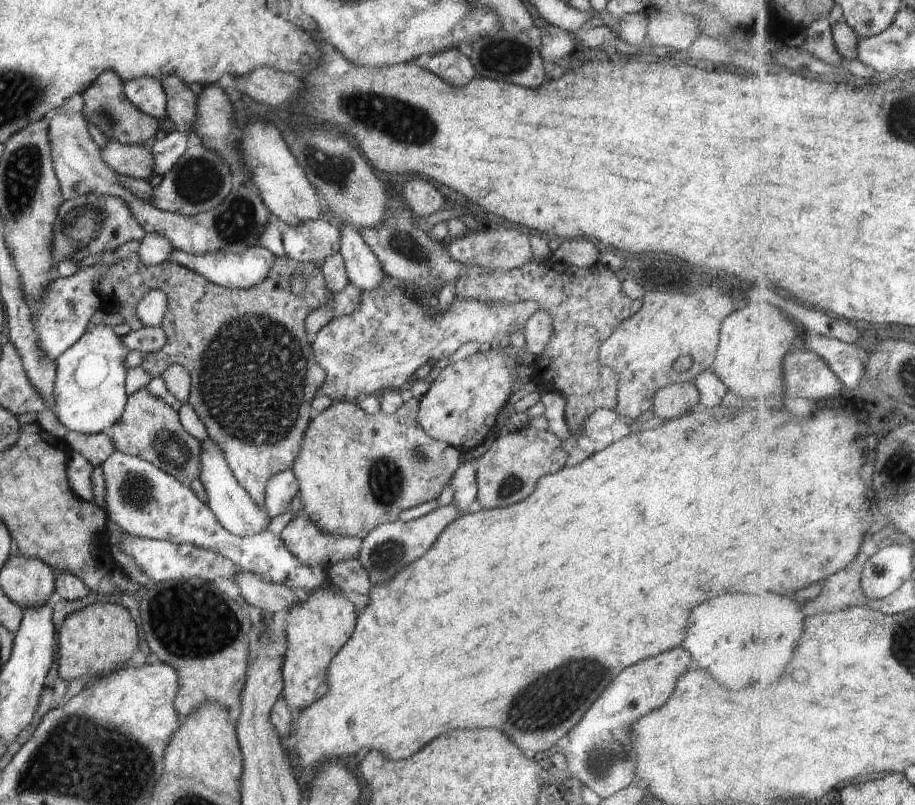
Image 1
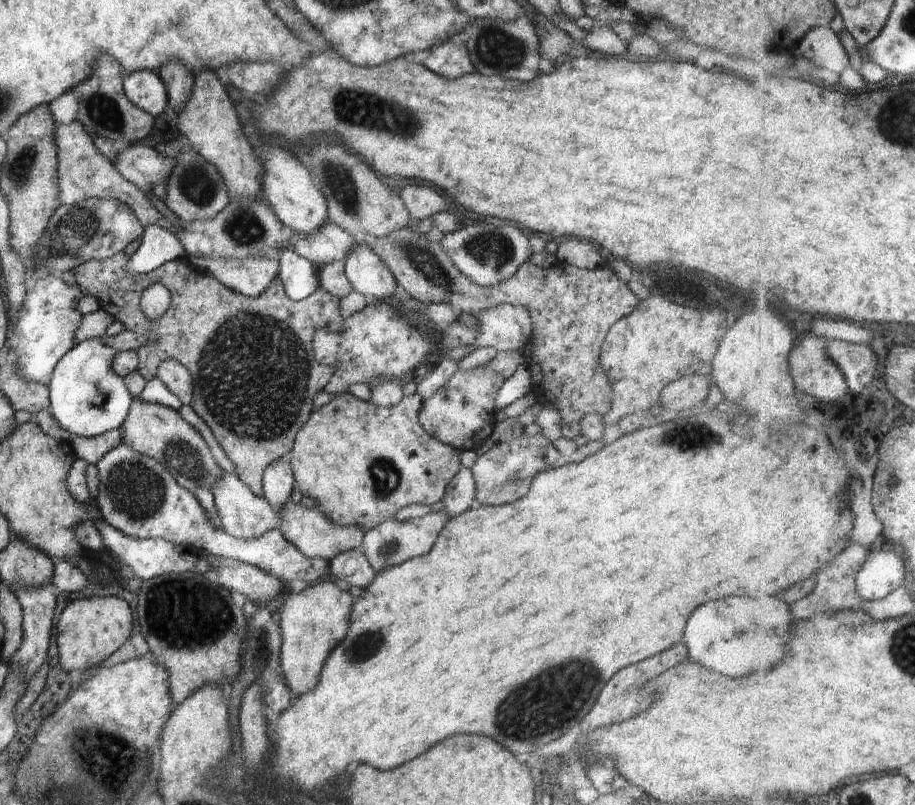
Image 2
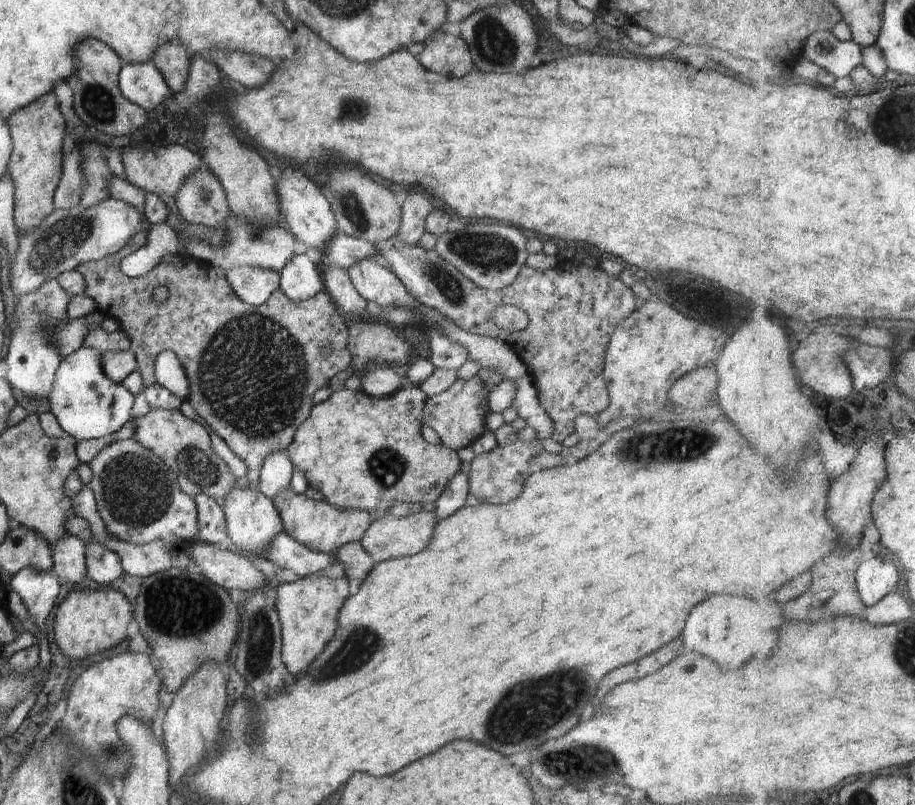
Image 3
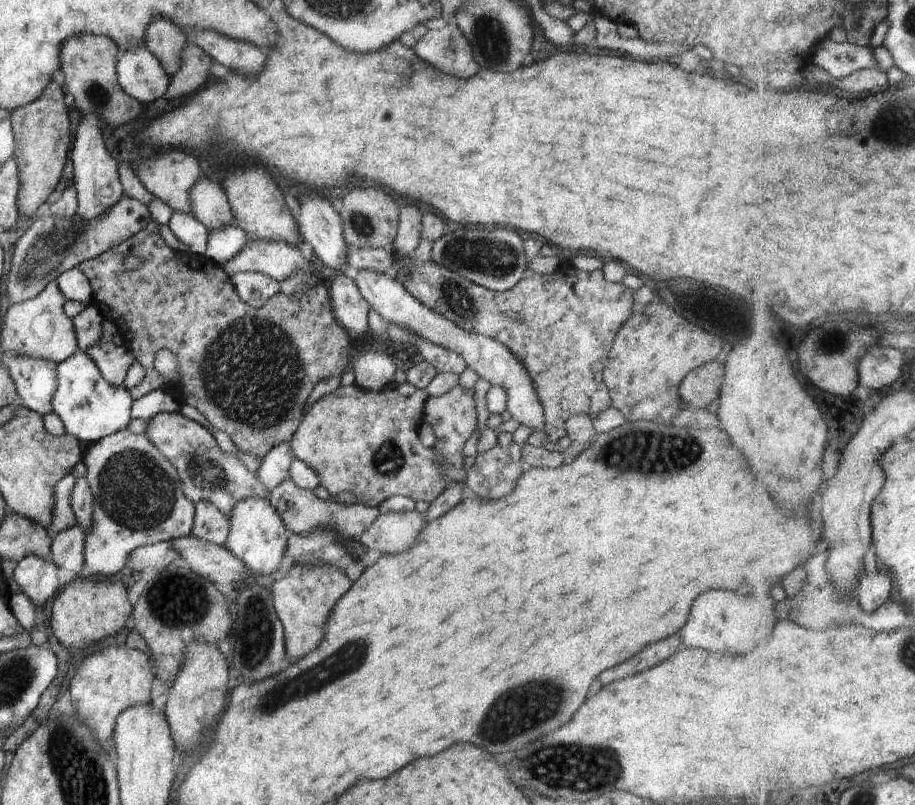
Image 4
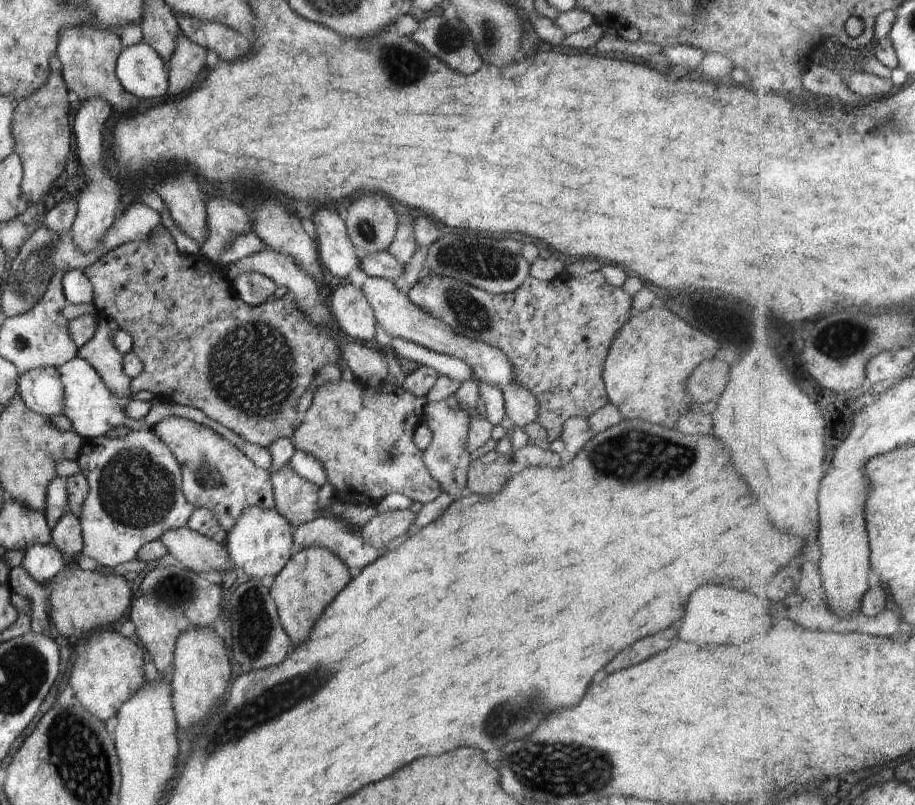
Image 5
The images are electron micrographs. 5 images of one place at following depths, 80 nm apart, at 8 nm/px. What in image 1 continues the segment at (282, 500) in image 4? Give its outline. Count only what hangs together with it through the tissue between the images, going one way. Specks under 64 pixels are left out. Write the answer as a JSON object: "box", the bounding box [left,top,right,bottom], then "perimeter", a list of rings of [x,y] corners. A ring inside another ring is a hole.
{"box":[278,514,361,572],"perimeter":[[[302,514],[292,519],[278,538],[299,561],[309,567],[321,566],[324,572],[336,563],[356,559],[361,549],[359,538],[329,535]]]}

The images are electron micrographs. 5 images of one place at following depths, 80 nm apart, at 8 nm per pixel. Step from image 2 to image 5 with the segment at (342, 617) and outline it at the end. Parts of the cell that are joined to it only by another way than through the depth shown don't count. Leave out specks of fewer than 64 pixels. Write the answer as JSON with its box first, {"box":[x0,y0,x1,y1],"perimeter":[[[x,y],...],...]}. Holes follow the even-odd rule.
{"box":[269,547,350,646],"perimeter":[[[307,547],[291,556],[269,588],[291,646],[300,646],[310,636],[314,622],[348,582],[350,582],[348,567],[325,548]]]}

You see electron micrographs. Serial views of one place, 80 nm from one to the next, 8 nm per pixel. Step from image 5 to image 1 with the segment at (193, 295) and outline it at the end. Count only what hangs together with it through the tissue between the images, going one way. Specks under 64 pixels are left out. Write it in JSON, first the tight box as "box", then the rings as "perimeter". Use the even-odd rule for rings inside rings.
{"box":[79,240,333,507],"perimeter":[[[134,240],[128,241],[126,244],[118,247],[115,251],[106,251],[101,254],[89,254],[84,260],[79,262],[79,270],[85,269],[90,265],[96,263],[102,263],[107,268],[107,276],[103,277],[103,280],[97,287],[97,293],[102,300],[101,310],[106,313],[116,313],[123,318],[127,325],[132,327],[132,331],[142,328],[143,324],[138,320],[136,316],[138,303],[142,300],[142,297],[152,289],[160,289],[167,296],[167,309],[166,314],[161,322],[161,327],[167,336],[166,344],[155,353],[145,354],[143,363],[140,367],[145,368],[146,372],[151,374],[151,378],[160,377],[162,372],[168,368],[170,363],[178,363],[180,366],[184,366],[186,372],[191,378],[191,389],[189,394],[188,403],[194,409],[194,412],[198,415],[198,418],[205,424],[208,431],[209,438],[212,439],[224,453],[226,460],[228,461],[231,473],[238,481],[238,484],[248,492],[250,498],[256,503],[256,506],[262,507],[265,504],[265,490],[267,480],[270,480],[274,475],[285,471],[286,469],[292,469],[295,458],[301,449],[301,442],[304,438],[305,430],[313,415],[312,401],[313,398],[319,395],[319,388],[325,381],[324,369],[316,362],[311,344],[306,340],[306,330],[304,329],[304,320],[310,312],[316,310],[320,305],[325,303],[332,304],[333,295],[332,291],[327,287],[325,283],[322,271],[319,266],[312,263],[297,263],[292,259],[278,259],[270,267],[268,274],[261,280],[255,287],[249,289],[227,289],[223,286],[218,286],[209,280],[206,280],[203,276],[200,276],[197,272],[190,270],[188,267],[183,267],[166,260],[163,263],[157,265],[146,266],[143,265],[141,258],[139,257],[139,246],[141,241]],[[300,276],[305,282],[304,290],[296,296],[291,289],[291,280],[294,277]]]}

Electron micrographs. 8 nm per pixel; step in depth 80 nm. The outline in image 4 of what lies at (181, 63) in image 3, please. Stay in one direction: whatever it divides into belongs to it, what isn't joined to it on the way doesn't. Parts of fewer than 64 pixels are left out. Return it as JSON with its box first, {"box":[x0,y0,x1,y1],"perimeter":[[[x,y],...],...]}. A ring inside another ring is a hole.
{"box":[143,17,189,79],"perimeter":[[[154,17],[146,29],[143,46],[146,47],[162,65],[171,79],[181,67],[182,53],[189,42],[184,31],[164,17]]]}

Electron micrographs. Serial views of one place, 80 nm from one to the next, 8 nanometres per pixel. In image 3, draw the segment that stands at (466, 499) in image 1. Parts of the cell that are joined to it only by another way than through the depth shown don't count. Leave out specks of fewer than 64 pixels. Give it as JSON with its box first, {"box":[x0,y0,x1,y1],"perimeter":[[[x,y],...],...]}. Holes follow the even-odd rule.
{"box":[434,471,470,520],"perimeter":[[[458,471],[446,485],[444,492],[437,500],[434,513],[438,520],[446,519],[450,514],[458,512],[466,504],[466,496],[470,490],[468,472]]]}

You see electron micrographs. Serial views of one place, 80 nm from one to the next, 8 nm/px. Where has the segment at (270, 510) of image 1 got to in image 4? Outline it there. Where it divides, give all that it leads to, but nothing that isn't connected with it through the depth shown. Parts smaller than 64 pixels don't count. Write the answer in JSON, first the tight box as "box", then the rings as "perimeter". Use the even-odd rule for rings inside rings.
{"box":[256,443,293,493],"perimeter":[[[282,443],[270,450],[263,458],[256,473],[268,493],[289,478],[293,457],[290,445]]]}

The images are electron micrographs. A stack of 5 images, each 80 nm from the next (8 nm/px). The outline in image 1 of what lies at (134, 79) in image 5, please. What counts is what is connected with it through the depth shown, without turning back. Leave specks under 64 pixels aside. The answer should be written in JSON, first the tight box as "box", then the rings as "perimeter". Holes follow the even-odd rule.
{"box":[123,77,167,120],"perimeter":[[[140,77],[123,83],[126,98],[143,113],[158,119],[167,120],[167,96],[163,86],[156,79]]]}

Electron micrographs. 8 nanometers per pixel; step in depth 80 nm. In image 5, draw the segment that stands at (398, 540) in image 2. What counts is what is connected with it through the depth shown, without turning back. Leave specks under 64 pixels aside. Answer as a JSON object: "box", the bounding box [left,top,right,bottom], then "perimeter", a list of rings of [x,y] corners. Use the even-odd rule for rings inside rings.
{"box":[358,509,416,549],"perimeter":[[[410,509],[377,513],[358,530],[358,534],[374,548],[384,549],[392,541],[402,538],[415,524],[416,517]]]}

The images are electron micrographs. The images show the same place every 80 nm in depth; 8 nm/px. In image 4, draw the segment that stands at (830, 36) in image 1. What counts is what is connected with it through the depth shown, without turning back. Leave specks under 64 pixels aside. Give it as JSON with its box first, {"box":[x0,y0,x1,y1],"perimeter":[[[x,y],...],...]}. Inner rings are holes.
{"box":[814,36,880,79],"perimeter":[[[826,36],[815,46],[814,63],[837,79],[849,77],[859,70],[880,69],[871,46],[838,43],[830,36]]]}

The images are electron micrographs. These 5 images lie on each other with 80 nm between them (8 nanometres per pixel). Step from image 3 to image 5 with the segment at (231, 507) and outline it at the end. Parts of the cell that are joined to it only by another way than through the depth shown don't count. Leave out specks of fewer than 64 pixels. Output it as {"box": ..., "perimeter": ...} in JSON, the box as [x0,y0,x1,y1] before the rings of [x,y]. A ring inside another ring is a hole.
{"box":[225,508,294,579],"perimeter":[[[247,508],[227,532],[225,547],[232,562],[233,574],[246,572],[254,579],[276,576],[291,558],[294,527],[274,509]]]}

